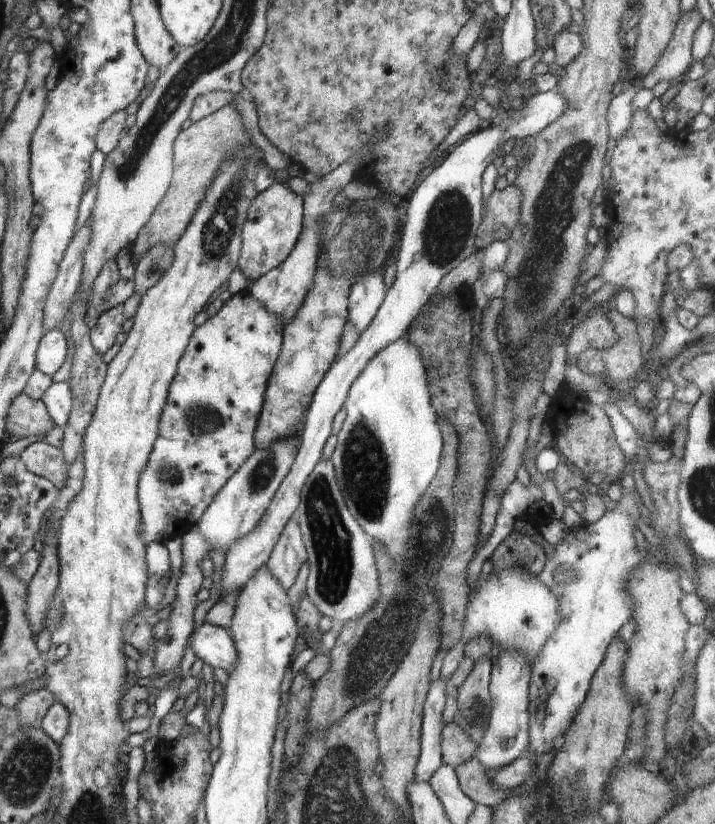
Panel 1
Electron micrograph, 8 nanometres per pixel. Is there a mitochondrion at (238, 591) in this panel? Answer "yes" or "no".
no

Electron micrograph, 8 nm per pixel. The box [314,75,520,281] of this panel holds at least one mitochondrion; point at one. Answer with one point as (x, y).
(448, 220)

